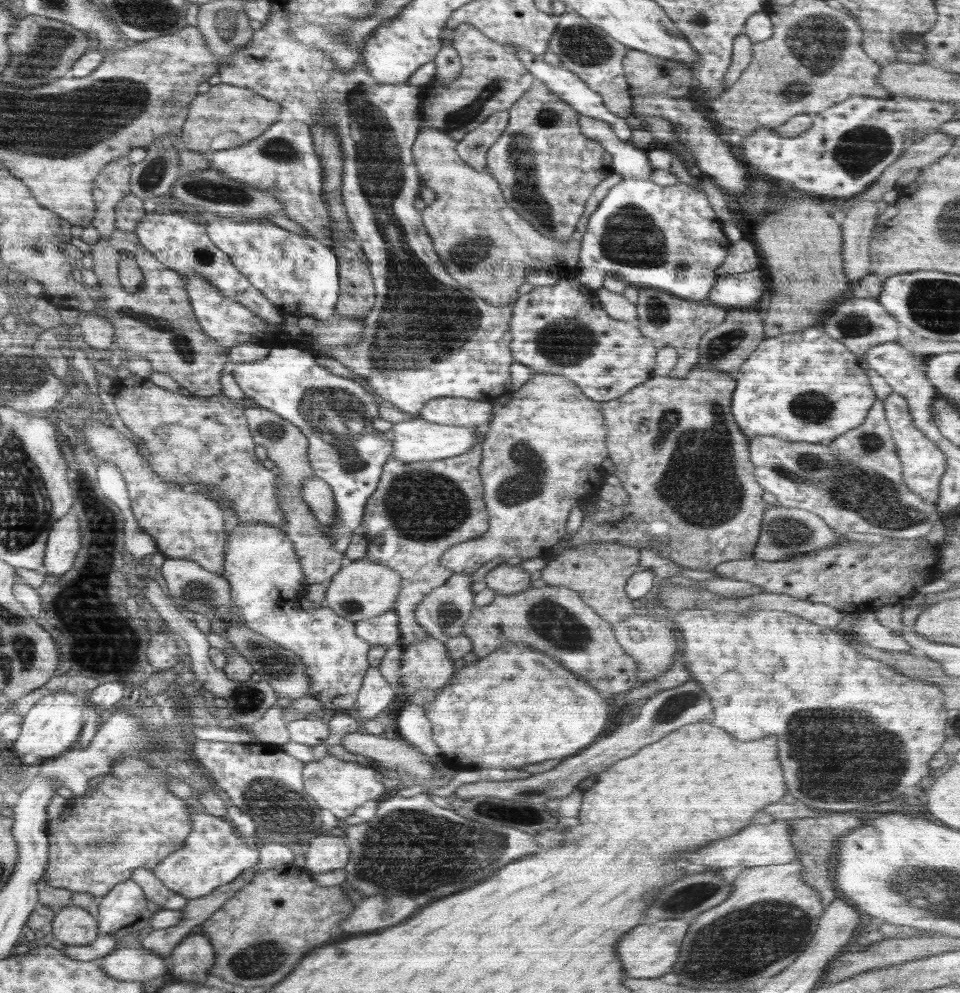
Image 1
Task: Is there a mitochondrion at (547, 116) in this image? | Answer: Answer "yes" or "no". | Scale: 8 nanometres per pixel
yes

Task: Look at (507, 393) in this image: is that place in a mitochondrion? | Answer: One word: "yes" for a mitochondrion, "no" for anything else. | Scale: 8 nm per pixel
no

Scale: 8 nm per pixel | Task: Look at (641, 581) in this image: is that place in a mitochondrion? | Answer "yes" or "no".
no

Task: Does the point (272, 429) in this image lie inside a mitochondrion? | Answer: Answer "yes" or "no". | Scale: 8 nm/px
yes

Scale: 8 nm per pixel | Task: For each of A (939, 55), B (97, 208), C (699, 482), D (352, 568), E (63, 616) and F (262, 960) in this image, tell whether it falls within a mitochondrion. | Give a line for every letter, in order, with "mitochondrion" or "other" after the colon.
A: other
B: other
C: mitochondrion
D: other
E: mitochondrion
F: mitochondrion

